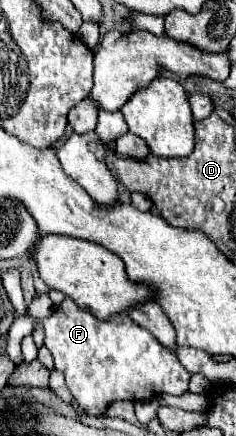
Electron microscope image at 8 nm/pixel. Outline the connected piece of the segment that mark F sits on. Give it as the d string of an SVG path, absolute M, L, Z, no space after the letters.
M65 299L53 311L53 315L43 319L41 323L45 329L45 345L55 359L55 369L65 375L65 383L71 395L79 401L83 409L89 411L89 415L101 415L109 403L119 399L141 401L141 399L153 399L163 393L183 395L187 391L191 373L179 363L177 355L167 347L163 347L147 329L135 325L125 313L117 313L101 321L89 311L81 309L73 299Z

